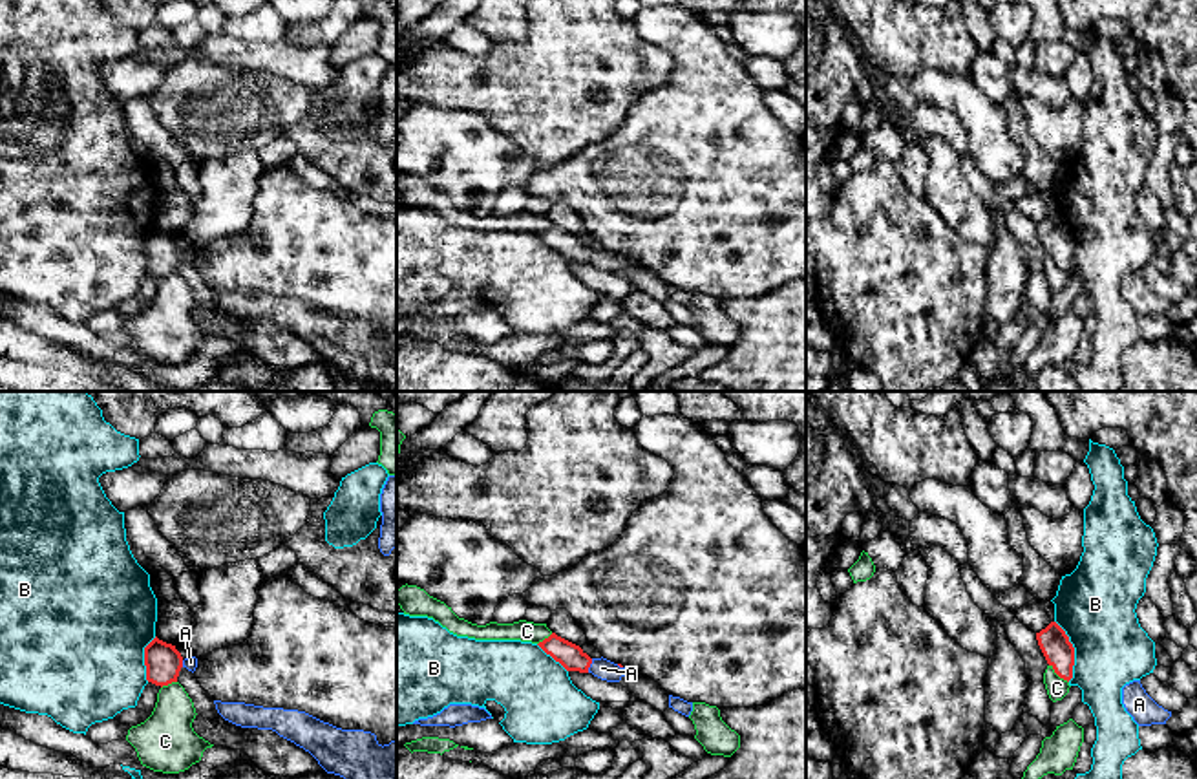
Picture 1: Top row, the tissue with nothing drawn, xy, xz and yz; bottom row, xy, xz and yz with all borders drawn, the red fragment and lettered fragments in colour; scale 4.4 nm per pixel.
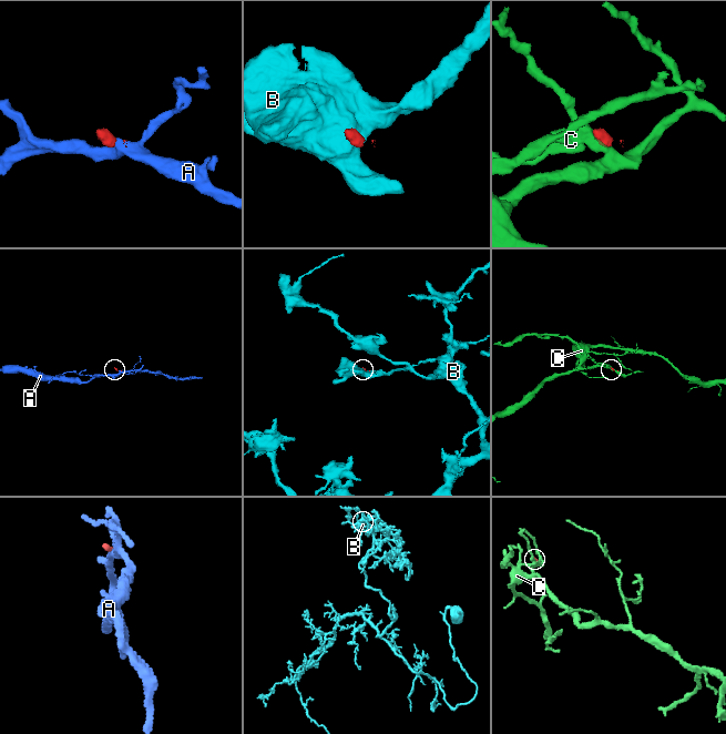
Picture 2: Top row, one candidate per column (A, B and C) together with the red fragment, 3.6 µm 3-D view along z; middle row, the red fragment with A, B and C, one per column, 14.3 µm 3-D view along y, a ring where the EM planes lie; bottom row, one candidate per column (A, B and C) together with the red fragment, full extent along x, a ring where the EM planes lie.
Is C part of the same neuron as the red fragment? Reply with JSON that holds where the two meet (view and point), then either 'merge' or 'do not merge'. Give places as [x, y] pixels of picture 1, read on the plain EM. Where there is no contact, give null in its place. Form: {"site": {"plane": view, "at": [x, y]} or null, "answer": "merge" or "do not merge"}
{"site": {"plane": "yz", "at": [1059, 266]}, "answer": "do not merge"}

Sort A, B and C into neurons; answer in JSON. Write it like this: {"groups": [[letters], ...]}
{"groups": [["A"], ["B"], ["C"]]}

